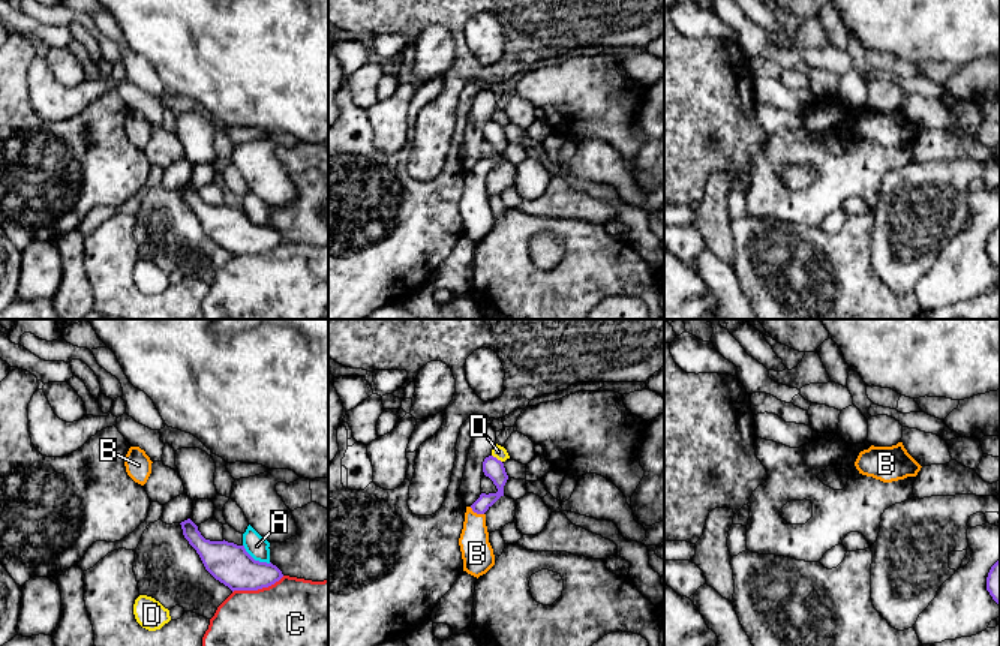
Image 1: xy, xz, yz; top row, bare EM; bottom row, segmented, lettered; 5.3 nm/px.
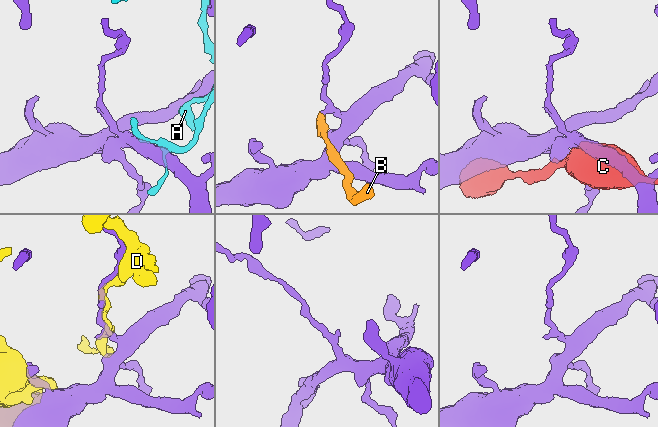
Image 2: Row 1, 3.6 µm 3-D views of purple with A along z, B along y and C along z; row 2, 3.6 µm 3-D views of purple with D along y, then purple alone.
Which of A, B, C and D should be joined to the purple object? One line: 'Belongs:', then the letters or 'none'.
Belongs: B

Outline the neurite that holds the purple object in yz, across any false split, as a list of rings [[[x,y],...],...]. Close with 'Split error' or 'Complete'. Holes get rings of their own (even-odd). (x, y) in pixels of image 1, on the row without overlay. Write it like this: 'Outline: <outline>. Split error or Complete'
Outline: [[[1000,223],[991,231],[987,241],[987,255],[993,264],[1000,270]]]. Complete

